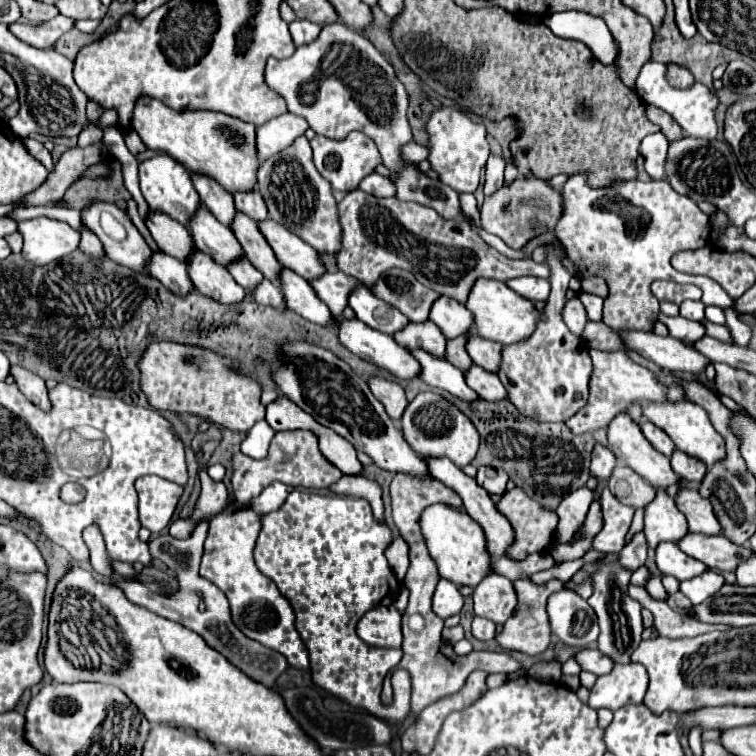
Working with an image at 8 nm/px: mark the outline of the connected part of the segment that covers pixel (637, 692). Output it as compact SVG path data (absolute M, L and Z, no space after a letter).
M615 664L611 674L597 678L587 704L593 710L607 708L611 712L625 704L641 704L647 680L647 670L641 664Z

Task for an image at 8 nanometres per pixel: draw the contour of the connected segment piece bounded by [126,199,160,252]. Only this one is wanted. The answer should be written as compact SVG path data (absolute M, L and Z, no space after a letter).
M133 199L127 201L126 210L134 225L137 227L137 229L139 230L139 232L141 233L147 244L149 244L151 250L153 252L157 252L157 250L160 250L156 242L153 240L149 230L147 230L144 221L140 218L137 204Z

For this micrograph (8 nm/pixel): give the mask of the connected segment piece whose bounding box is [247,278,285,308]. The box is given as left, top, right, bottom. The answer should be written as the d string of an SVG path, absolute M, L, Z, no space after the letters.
M263 278L261 284L257 284L257 288L253 288L253 292L247 292L249 296L253 296L253 300L257 304L265 304L265 306L275 306L275 308L281 308L285 306L285 300L281 296L281 290L269 282L267 278Z

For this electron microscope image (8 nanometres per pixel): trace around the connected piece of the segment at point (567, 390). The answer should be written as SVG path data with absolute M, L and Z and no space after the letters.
M549 244L549 248L551 252L545 262L551 268L551 296L541 310L541 320L537 322L533 336L529 336L529 340L521 340L521 344L503 346L501 368L497 370L497 376L505 384L507 400L511 400L523 416L533 416L537 422L565 422L587 404L593 364L587 344L573 336L563 322L561 308L567 302L565 294L571 276L561 264L563 252L555 244Z

